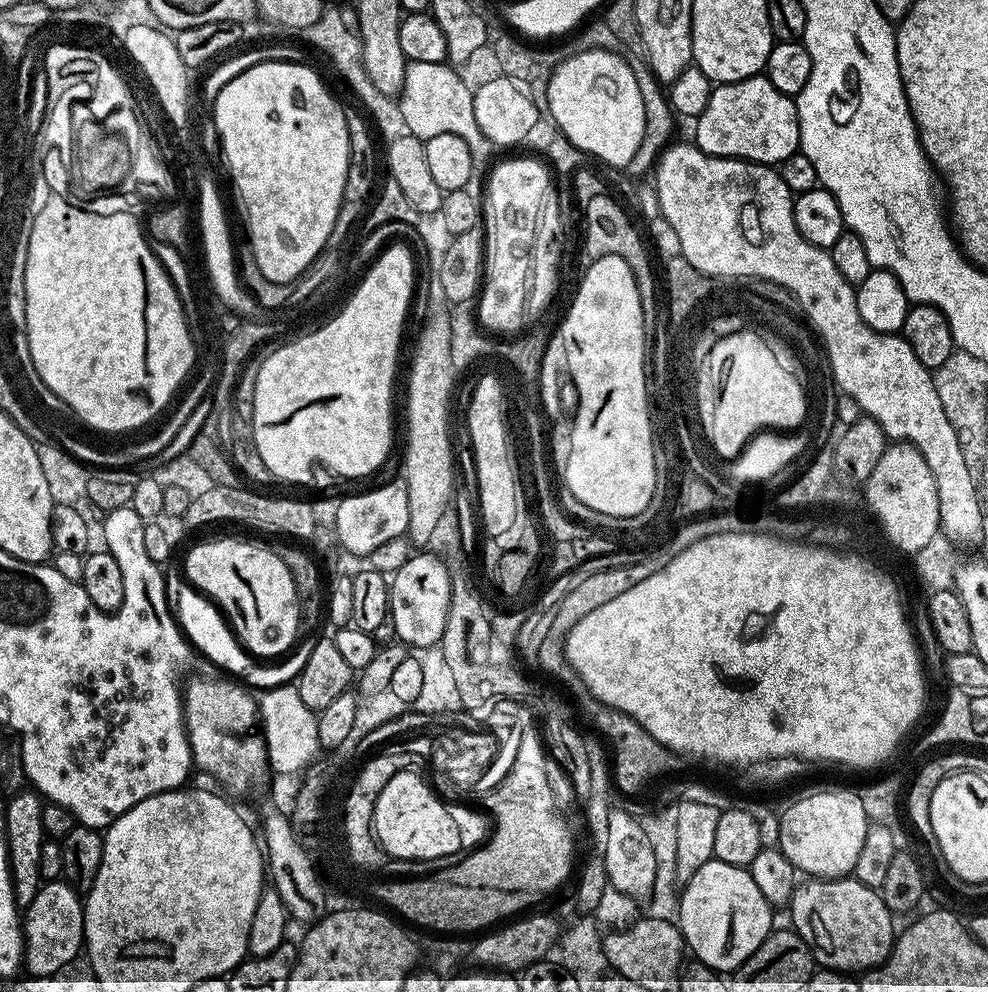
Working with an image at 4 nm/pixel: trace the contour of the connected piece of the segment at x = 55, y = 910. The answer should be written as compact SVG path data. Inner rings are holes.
M63 879L41 883L40 892L23 913L24 964L36 976L63 973L76 955L81 955L84 944L84 905L75 888Z

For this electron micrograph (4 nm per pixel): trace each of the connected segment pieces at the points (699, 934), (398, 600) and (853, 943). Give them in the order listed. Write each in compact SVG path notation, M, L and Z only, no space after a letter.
M715 858L707 860L702 870L698 870L698 874L694 874L694 878L690 878L683 885L679 893L679 901L678 927L684 936L687 951L691 955L693 952L696 955L693 957L699 963L721 974L731 974L740 968L742 962L746 962L746 958L750 958L750 954L754 954L754 950L762 946L762 942L774 928L774 923L772 924L773 905L768 904L766 898L762 898L762 890L758 890L751 871L747 867L727 865L726 862Z
M428 550L412 555L402 570L391 573L388 610L397 641L408 646L413 644L416 648L439 645L451 600L452 582L449 573L450 568L445 561Z
M854 878L805 879L797 883L796 889L792 891L791 908L791 927L806 942L806 946L810 946L812 959L821 969L835 970L841 974L857 974L856 972L860 971L863 973L865 970L880 967L884 959L892 952L893 913L889 912L877 889L866 886Z

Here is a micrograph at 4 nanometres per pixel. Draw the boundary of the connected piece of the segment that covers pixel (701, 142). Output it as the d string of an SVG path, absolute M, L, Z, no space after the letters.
M764 74L729 84L716 84L710 102L706 102L706 110L695 117L694 124L696 147L711 156L733 156L735 160L778 166L800 147L795 99L782 94Z

